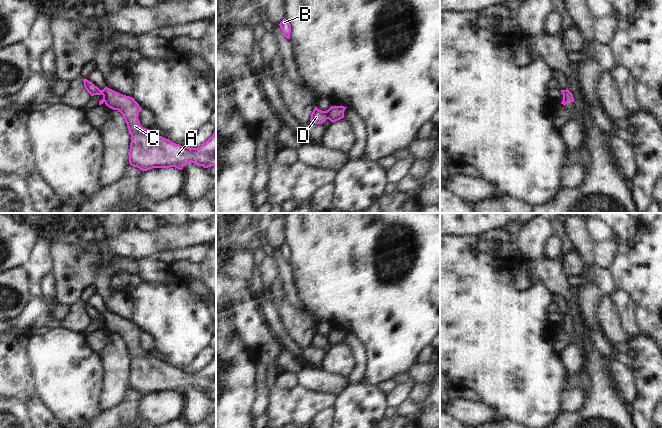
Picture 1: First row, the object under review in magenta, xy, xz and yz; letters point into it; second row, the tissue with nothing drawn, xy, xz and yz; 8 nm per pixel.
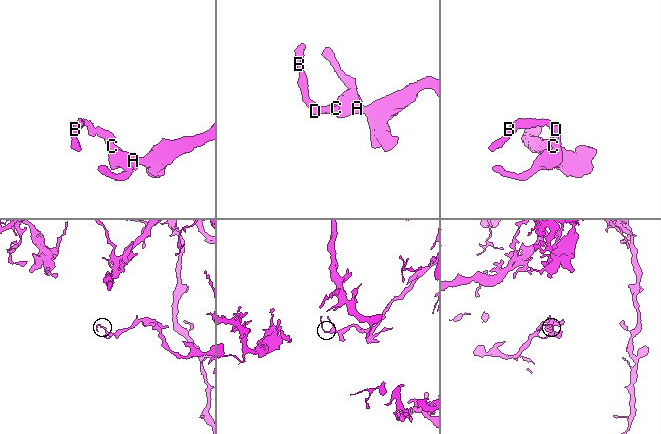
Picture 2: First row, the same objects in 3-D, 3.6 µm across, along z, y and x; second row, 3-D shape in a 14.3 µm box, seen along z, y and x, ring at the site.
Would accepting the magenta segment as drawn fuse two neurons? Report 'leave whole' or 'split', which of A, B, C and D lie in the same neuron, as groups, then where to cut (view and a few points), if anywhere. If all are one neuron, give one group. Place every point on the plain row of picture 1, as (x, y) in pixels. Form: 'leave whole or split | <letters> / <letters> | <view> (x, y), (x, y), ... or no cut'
split | A C / B D | xz (325, 335), (327, 342)

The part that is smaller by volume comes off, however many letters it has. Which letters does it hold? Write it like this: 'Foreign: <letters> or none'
Foreign: B, D

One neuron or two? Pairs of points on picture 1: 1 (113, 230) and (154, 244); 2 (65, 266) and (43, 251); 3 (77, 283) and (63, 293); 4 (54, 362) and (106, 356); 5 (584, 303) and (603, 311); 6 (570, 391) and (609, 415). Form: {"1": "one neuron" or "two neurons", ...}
{"1": "two neurons", "2": "two neurons", "3": "one neuron", "4": "two neurons", "5": "two neurons", "6": "two neurons"}

